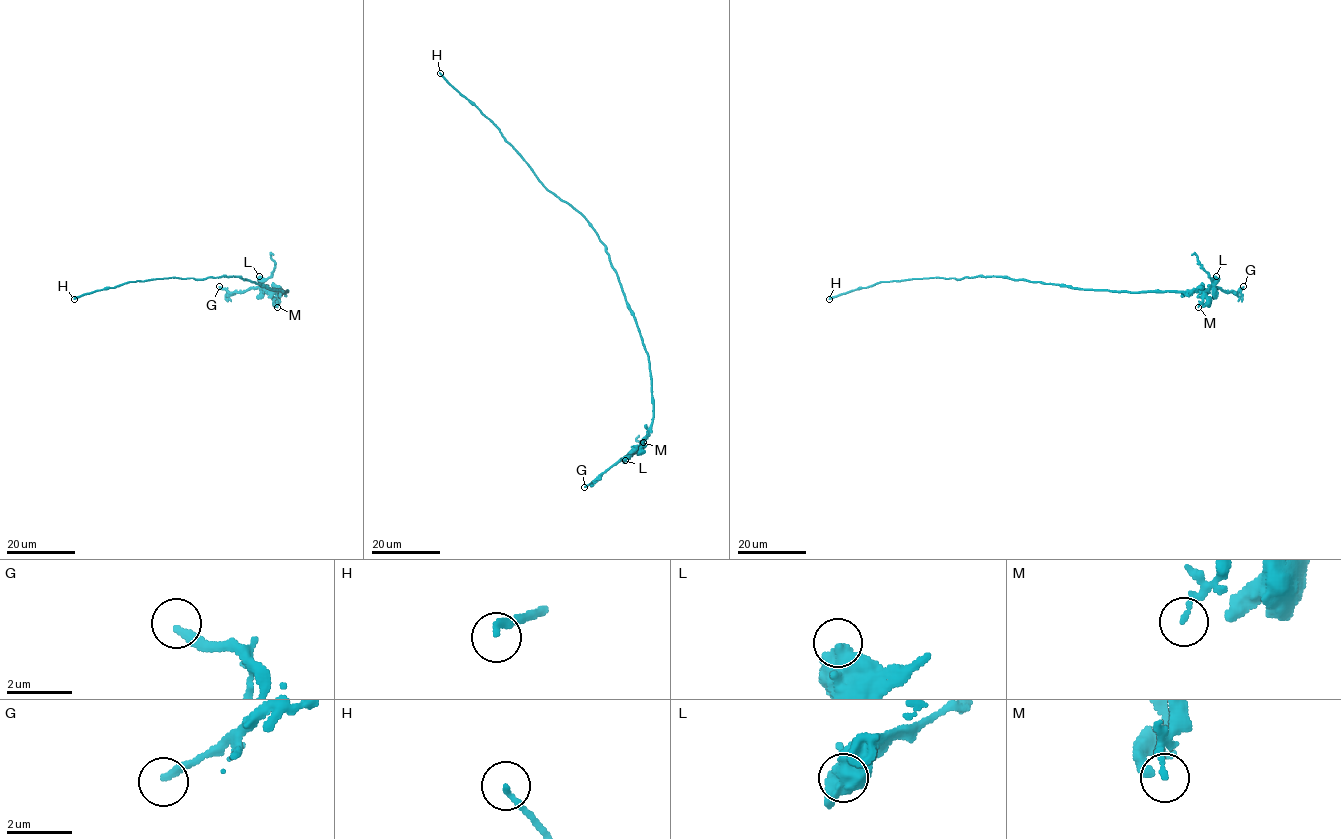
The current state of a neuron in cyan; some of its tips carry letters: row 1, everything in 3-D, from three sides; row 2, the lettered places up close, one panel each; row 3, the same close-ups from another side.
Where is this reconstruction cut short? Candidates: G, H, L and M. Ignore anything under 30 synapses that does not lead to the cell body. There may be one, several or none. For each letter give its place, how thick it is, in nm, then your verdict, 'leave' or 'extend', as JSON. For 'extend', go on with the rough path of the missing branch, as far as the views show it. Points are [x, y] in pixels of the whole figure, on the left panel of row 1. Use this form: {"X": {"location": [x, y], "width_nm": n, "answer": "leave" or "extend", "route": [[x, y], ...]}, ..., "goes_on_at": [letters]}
{"G": {"location": [219, 286], "width_nm": 260, "answer": "extend", "route": [[219, 286], [196, 282], [126, 286], [124, 283], [130, 279], [144, 282], [171, 279], [184, 291], [218, 304]]}, "H": {"location": [74, 299], "width_nm": 190, "answer": "leave"}, "L": {"location": [259, 276], "width_nm": 700, "answer": "leave"}, "M": {"location": [277, 307], "width_nm": 180, "answer": "leave"}, "goes_on_at": ["G"]}

